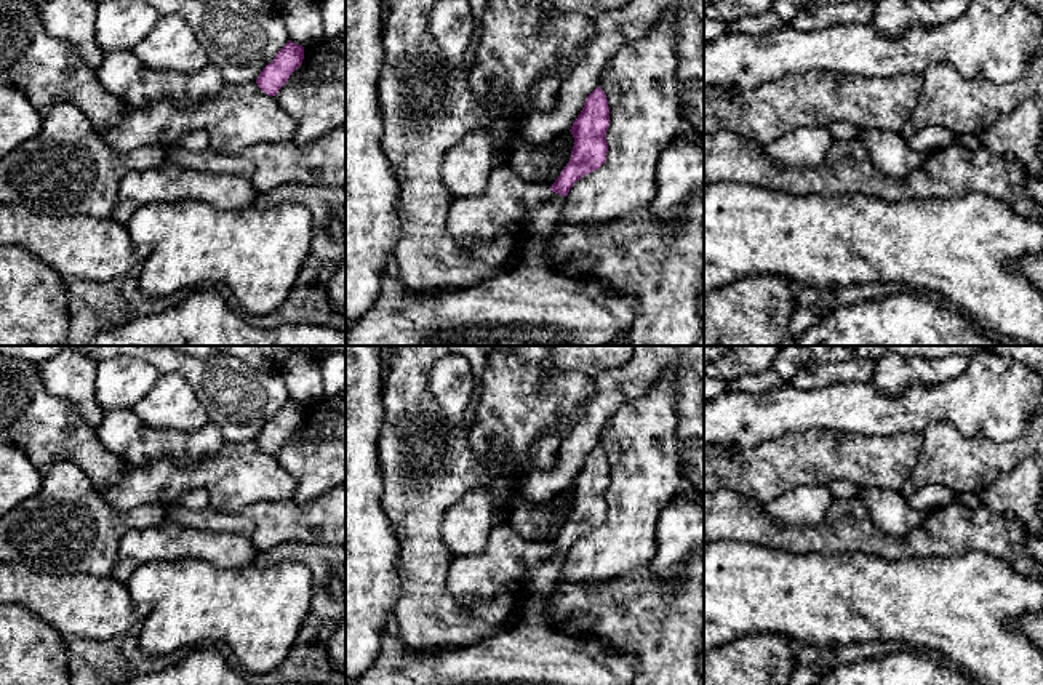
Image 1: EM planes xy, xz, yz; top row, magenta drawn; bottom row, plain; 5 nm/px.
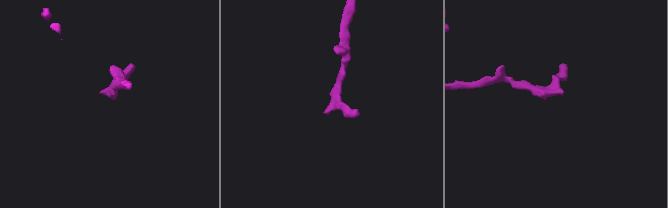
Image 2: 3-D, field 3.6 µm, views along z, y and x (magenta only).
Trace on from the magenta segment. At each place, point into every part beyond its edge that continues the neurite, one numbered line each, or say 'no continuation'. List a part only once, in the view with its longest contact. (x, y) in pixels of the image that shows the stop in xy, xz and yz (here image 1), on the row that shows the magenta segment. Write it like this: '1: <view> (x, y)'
1: xz (531, 304)

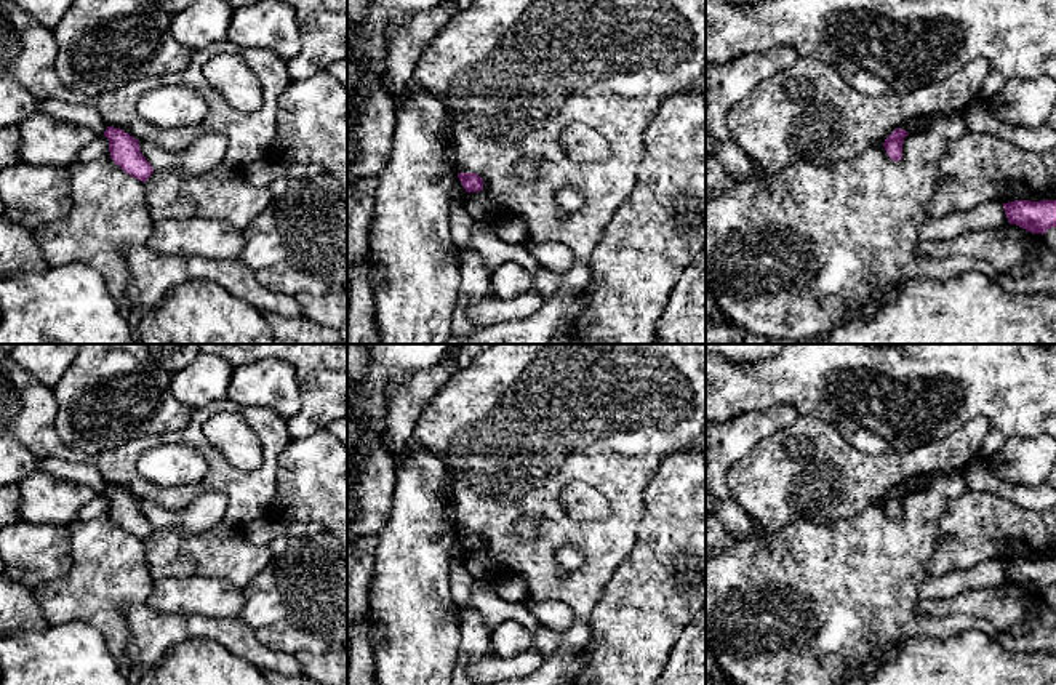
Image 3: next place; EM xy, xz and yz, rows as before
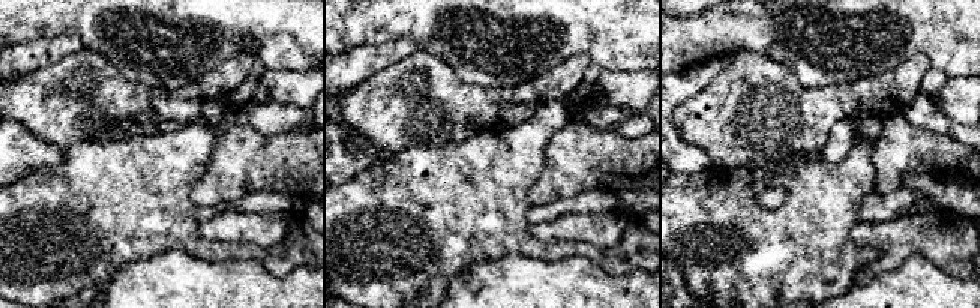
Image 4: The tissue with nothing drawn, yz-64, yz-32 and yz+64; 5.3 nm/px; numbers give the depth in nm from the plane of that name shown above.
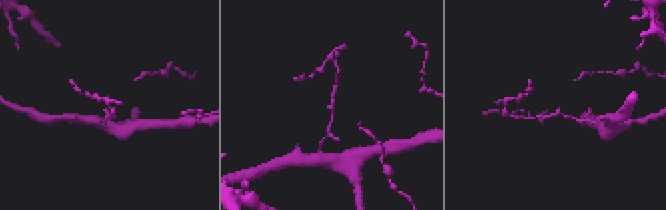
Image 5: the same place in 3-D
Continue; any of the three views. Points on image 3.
no continuation

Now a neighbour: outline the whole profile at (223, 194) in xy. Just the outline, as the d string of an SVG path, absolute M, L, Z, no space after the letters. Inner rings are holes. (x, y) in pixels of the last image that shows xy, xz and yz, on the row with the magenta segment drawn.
M224 160L200 176L154 171L144 187L154 222L206 218L238 230L248 229L272 198L269 186L251 186L242 170L230 168Z

